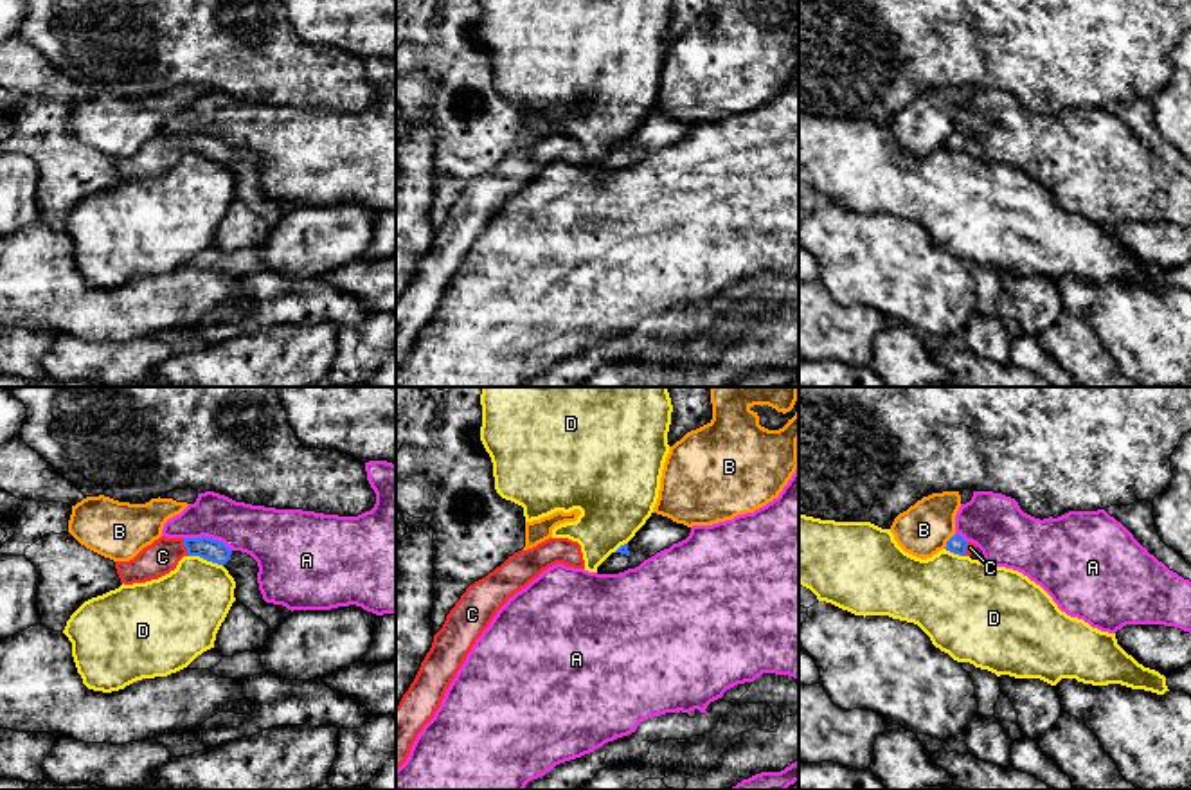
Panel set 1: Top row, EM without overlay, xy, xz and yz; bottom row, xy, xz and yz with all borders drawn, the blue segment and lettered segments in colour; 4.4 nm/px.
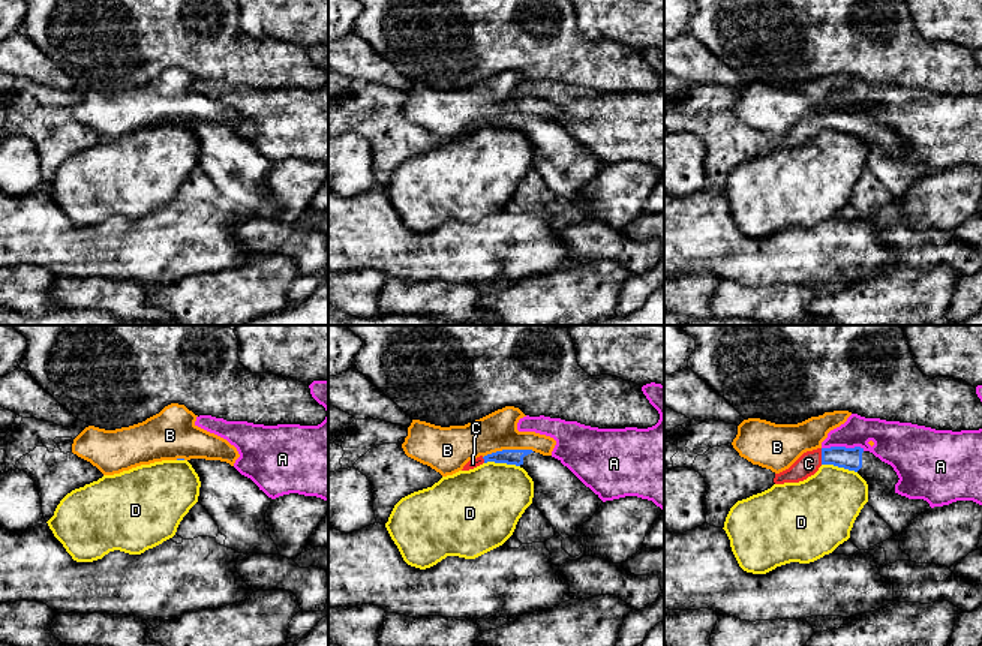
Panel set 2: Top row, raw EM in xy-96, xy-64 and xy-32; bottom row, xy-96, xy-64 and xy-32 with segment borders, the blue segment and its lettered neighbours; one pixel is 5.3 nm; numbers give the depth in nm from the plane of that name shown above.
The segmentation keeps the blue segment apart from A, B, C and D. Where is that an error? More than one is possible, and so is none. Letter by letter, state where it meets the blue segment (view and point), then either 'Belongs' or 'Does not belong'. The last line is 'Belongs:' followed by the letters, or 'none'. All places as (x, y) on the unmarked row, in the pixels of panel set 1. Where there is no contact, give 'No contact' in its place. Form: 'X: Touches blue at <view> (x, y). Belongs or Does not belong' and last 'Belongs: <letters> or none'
A: Touches blue at xy (209, 135). Does not belong
B: Touches blue at yz (949, 137). Does not belong
C: Touches blue at xy (186, 144). Belongs
D: Touches blue at xy (205, 155). Does not belong
Belongs: C

